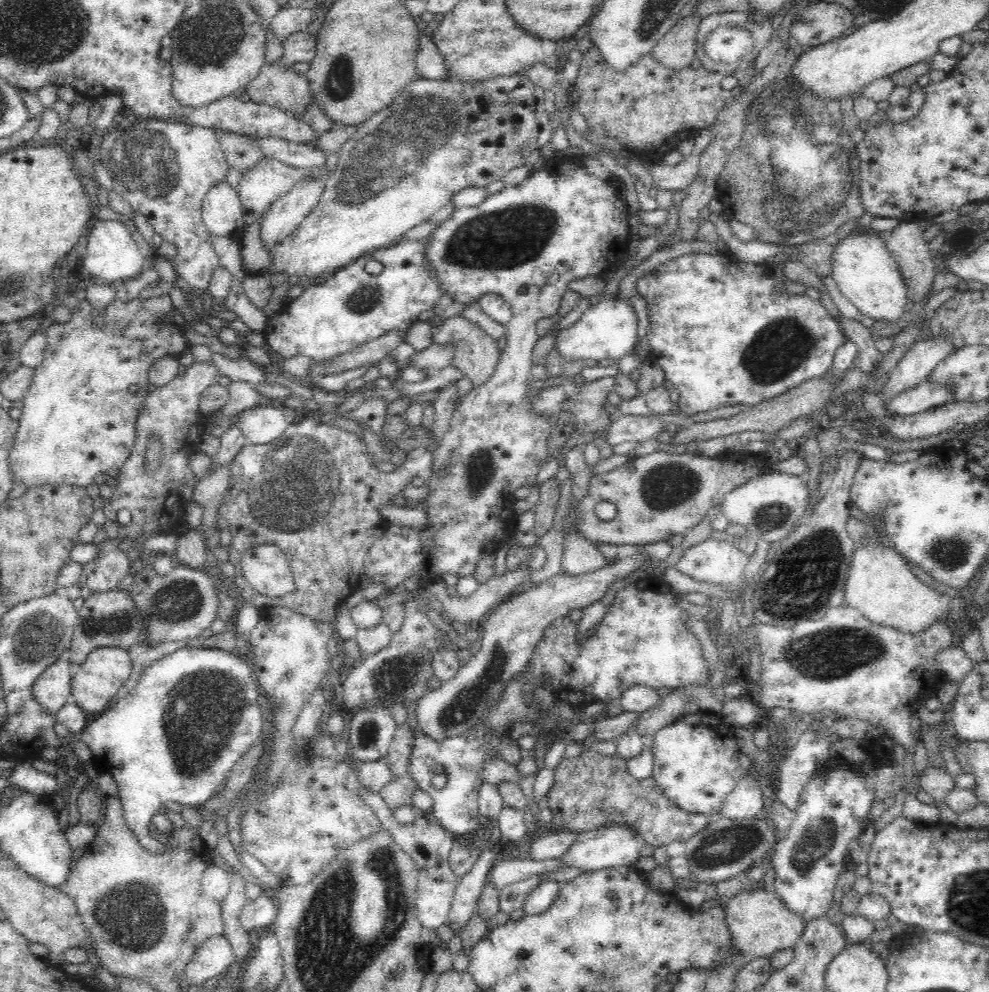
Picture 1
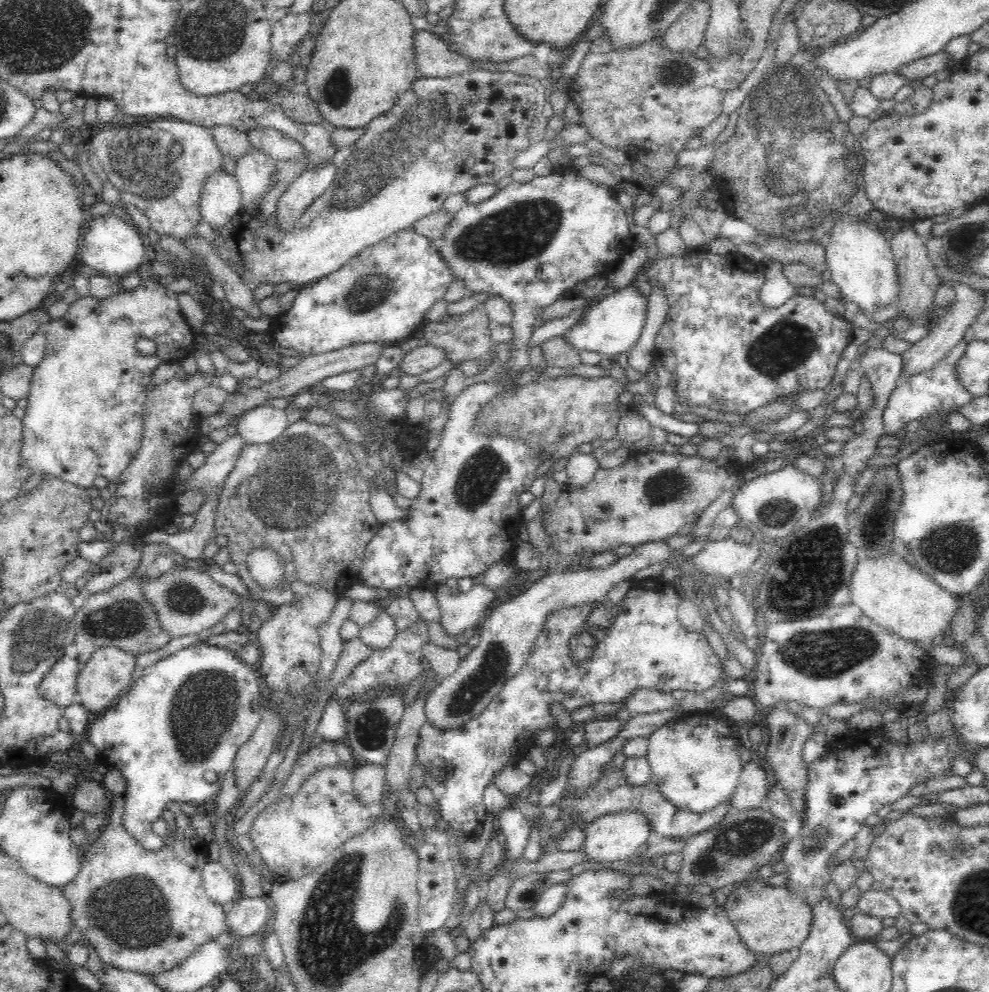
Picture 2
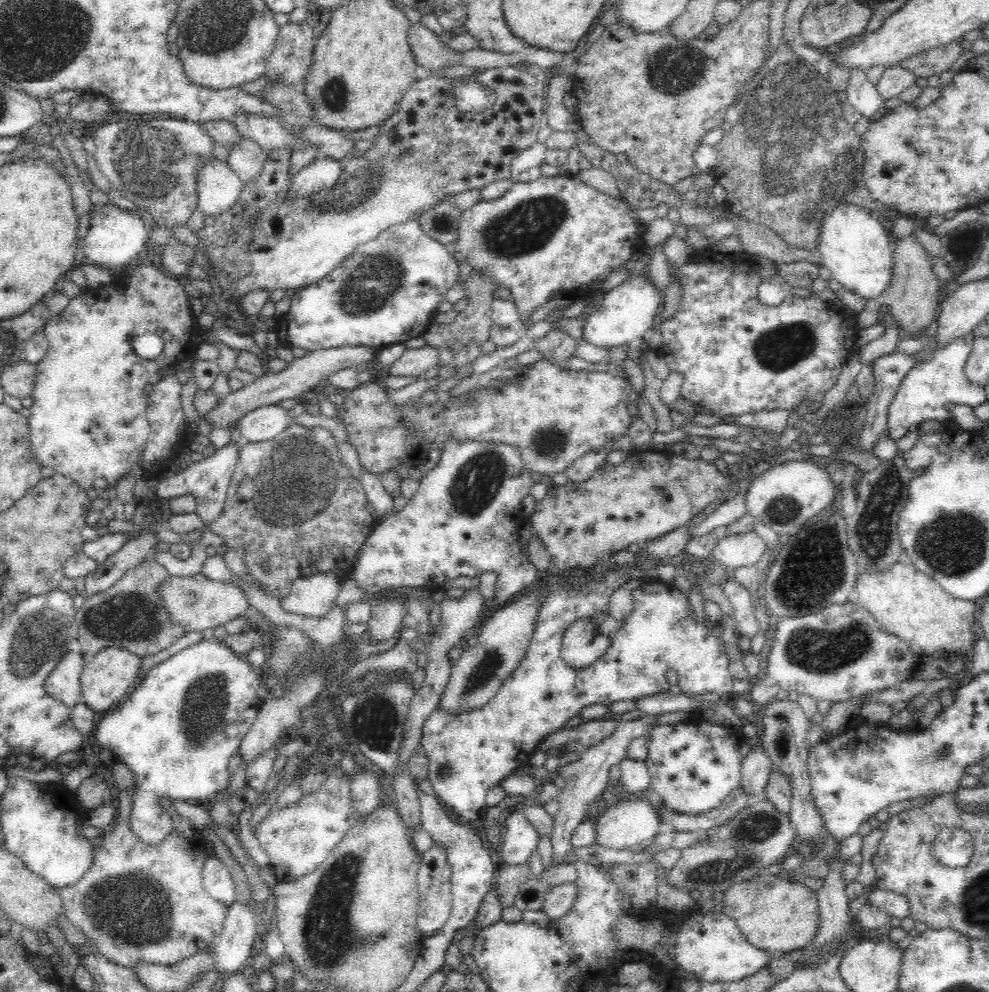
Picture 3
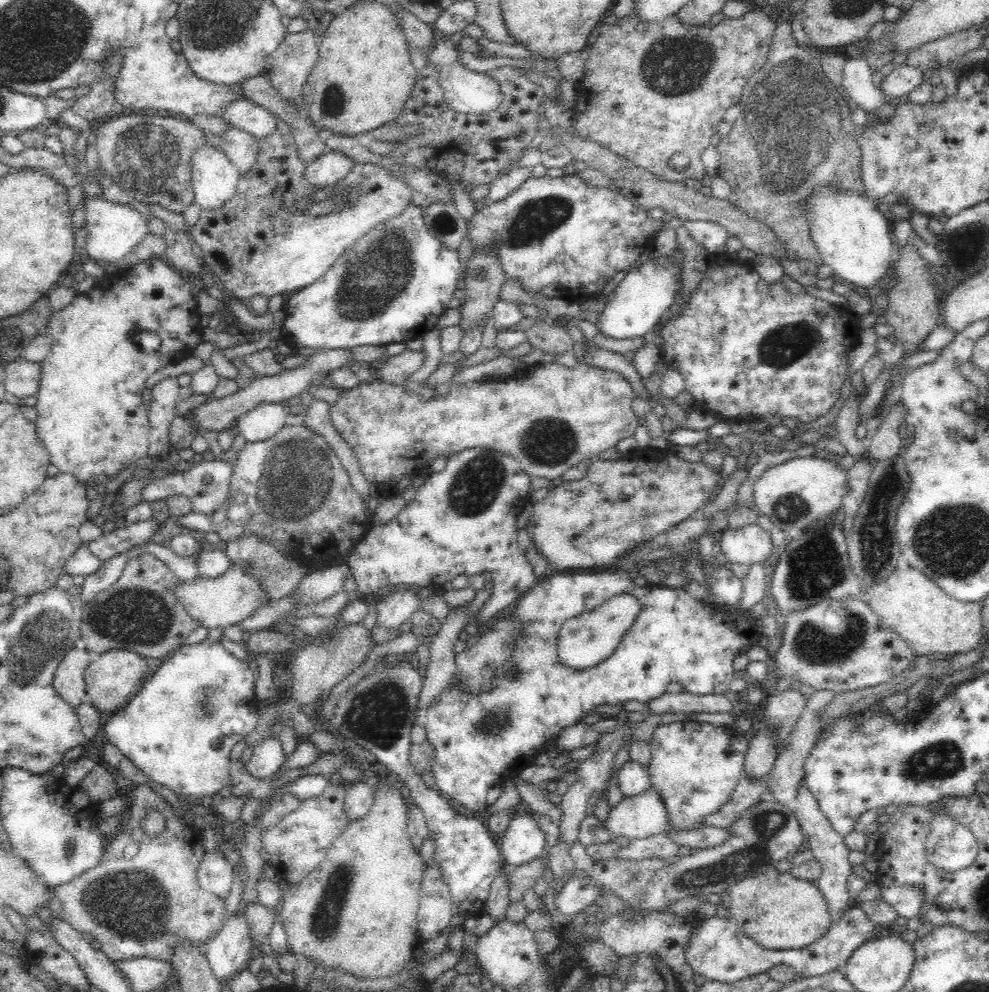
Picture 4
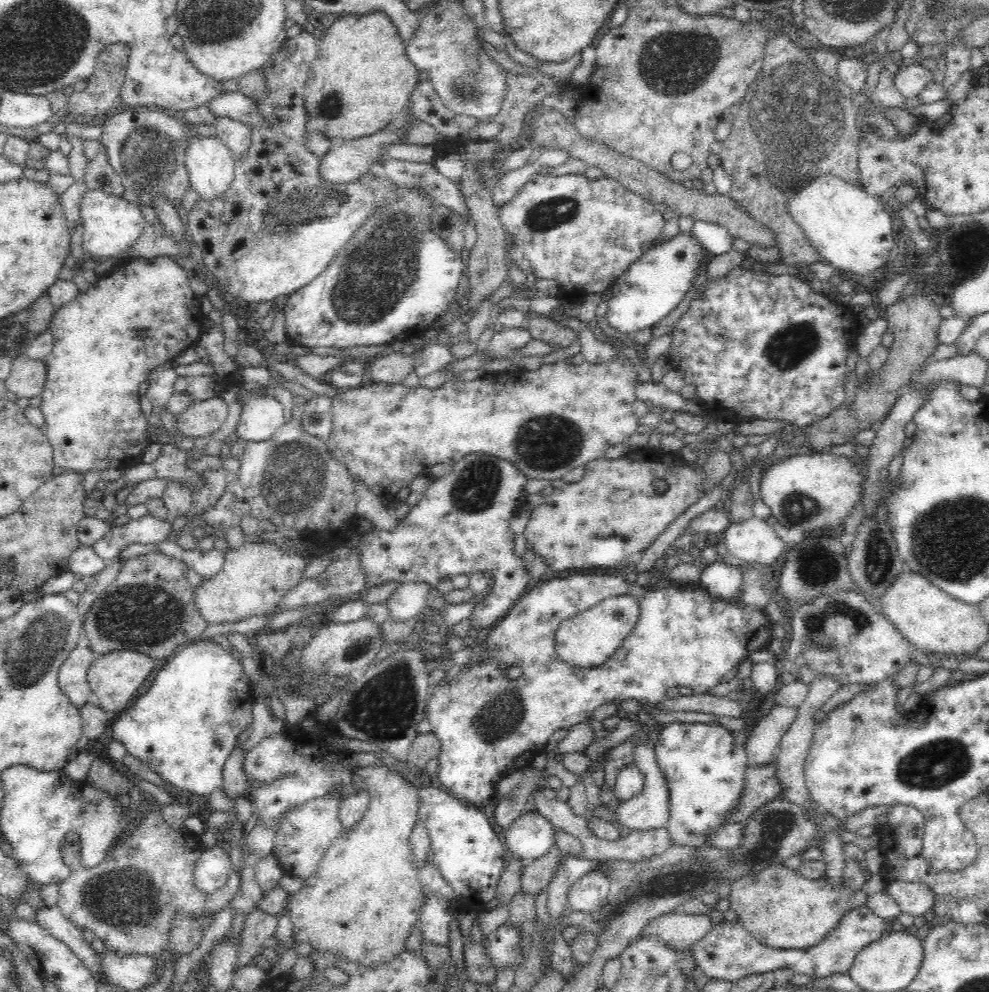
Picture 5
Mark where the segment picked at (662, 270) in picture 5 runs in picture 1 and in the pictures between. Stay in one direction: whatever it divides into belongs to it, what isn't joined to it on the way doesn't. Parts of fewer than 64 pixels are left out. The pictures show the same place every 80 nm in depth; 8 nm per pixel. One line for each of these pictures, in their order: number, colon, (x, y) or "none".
1: (607, 330)
2: (608, 328)
3: (623, 317)
4: (633, 308)

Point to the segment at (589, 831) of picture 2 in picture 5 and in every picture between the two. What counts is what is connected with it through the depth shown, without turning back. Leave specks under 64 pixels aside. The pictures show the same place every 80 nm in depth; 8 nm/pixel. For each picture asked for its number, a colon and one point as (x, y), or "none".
3: (627, 826)
4: (640, 816)
5: (649, 809)

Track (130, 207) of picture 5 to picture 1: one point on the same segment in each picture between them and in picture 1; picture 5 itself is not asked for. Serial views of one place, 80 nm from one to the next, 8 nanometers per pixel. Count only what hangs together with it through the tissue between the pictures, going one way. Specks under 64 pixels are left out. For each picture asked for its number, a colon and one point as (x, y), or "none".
1: (111, 254)
2: (112, 247)
3: (116, 237)
4: (114, 230)

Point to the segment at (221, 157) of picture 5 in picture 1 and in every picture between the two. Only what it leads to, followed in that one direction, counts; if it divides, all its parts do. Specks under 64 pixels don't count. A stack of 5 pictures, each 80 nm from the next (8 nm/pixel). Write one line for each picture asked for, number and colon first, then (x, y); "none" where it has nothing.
1: (222, 212)
2: (220, 200)
3: (218, 188)
4: (215, 180)

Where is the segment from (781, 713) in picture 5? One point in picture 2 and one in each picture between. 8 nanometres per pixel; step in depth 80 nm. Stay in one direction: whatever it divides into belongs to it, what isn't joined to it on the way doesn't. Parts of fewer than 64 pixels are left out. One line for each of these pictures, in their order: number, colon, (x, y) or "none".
2: (749, 794)
3: (756, 768)
4: (759, 759)

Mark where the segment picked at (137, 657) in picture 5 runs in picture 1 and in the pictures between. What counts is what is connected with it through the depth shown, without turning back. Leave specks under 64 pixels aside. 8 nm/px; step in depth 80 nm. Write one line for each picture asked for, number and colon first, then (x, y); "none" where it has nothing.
1: (95, 681)
2: (101, 680)
3: (107, 680)
4: (111, 679)

